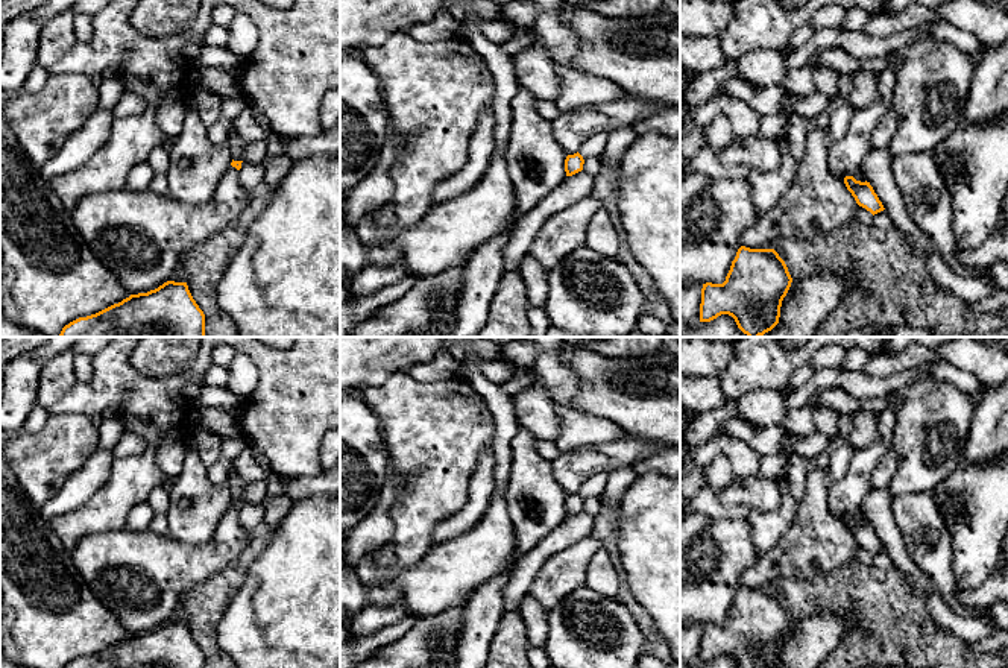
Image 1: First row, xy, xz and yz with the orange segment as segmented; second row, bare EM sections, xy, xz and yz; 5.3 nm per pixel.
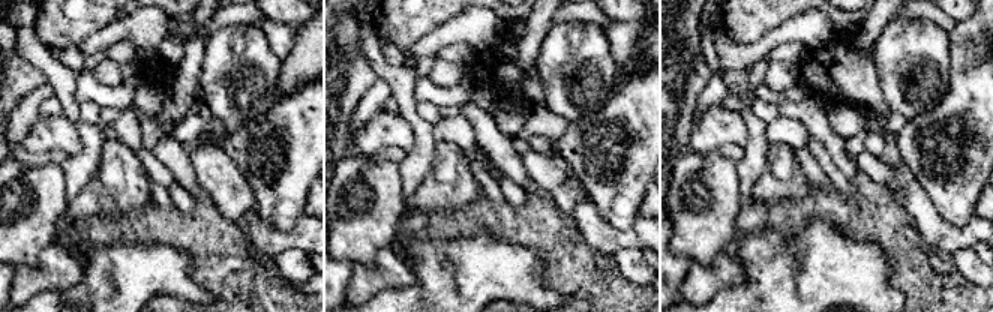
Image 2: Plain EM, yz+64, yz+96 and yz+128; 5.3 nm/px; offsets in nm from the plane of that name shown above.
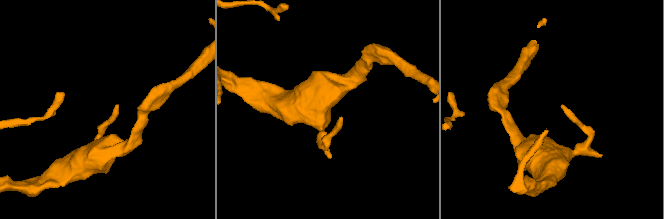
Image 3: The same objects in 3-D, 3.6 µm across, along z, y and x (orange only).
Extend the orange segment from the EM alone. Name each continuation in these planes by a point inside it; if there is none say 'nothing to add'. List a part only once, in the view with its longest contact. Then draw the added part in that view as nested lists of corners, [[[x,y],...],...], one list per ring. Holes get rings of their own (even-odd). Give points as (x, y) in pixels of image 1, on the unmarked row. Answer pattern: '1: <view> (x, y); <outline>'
nothing to add

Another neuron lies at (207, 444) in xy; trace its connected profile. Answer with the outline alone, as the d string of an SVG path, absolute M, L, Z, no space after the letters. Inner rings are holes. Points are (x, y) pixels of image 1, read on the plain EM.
M196 424L184 443L187 449L194 448L199 452L205 466L209 466L220 458L222 439L205 430L200 424Z

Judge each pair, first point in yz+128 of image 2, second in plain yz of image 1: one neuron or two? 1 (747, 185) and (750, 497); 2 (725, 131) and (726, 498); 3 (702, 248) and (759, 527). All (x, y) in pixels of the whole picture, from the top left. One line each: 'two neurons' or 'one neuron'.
1: two neurons
2: one neuron
3: two neurons

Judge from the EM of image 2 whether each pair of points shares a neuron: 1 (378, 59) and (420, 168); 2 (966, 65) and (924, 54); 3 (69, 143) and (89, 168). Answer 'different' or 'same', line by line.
1: same
2: different
3: different

